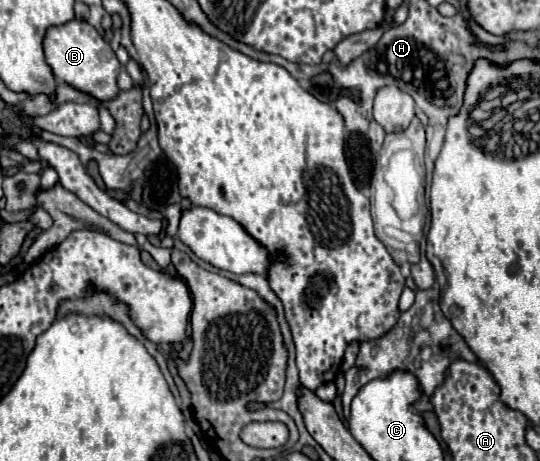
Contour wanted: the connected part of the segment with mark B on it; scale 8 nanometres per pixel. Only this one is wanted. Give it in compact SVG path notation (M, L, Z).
M72 20L64 26L50 28L44 38L44 54L58 80L88 94L96 102L108 102L120 92L116 78L124 66L118 62L110 44L88 22Z

